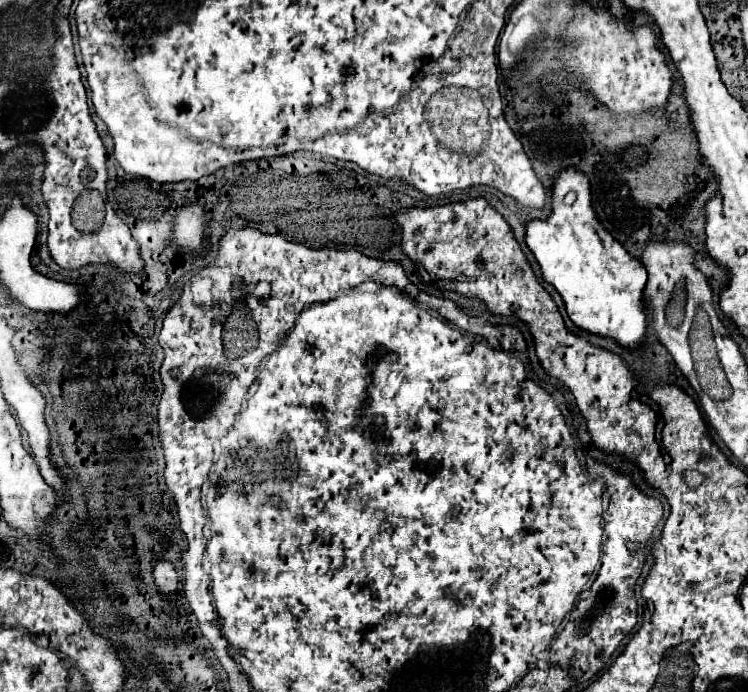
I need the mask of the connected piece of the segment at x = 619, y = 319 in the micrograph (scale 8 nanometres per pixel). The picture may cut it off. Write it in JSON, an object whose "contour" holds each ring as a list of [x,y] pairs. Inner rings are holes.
{"contour":[[[566,167],[556,173],[552,179],[552,211],[546,219],[530,219],[526,223],[526,245],[538,261],[544,281],[554,285],[562,295],[566,313],[578,327],[602,337],[612,337],[624,347],[638,347],[642,343],[646,331],[646,313],[642,307],[642,291],[648,279],[646,269],[602,227],[596,211],[590,205],[590,183],[582,171]],[[568,191],[576,191],[578,195],[574,205],[564,205],[562,201]]]}

